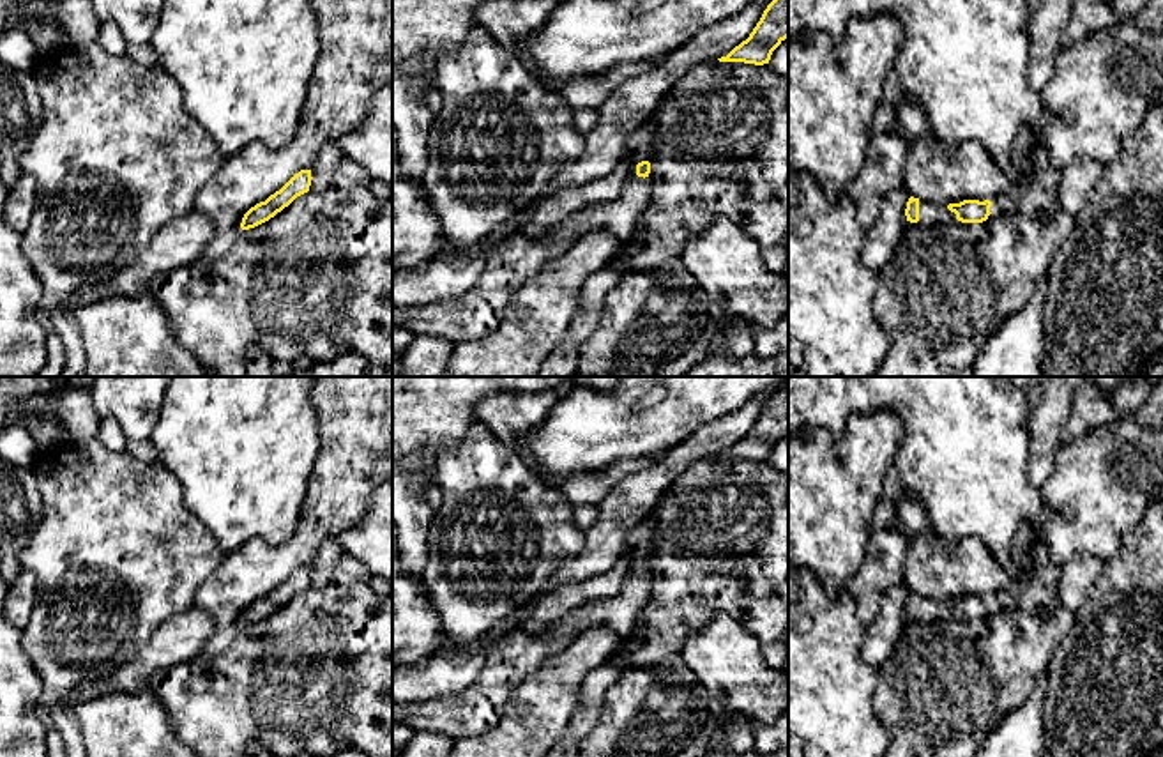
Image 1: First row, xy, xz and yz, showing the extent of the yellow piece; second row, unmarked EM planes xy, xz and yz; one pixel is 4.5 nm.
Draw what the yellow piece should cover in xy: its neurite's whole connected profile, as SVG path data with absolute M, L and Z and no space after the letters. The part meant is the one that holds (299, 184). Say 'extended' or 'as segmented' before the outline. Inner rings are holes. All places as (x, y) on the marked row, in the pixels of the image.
as segmented; M300 170L299 173L295 173L279 191L270 195L265 202L260 202L255 207L251 207L244 214L240 228L249 230L274 218L297 196L309 191L311 179L311 170Z

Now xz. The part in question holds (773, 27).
as segmented; M772 0L746 41L719 62L769 64L772 51L788 37L788 0Z

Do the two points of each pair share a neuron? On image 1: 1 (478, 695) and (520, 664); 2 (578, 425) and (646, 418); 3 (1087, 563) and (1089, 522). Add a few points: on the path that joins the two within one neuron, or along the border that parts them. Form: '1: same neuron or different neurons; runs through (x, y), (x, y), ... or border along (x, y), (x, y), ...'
1: same neuron; runs through (488, 687), (509, 665)
2: same neuron; runs through (594, 425), (630, 421)
3: different neurons; border along (1103, 559), (1093, 554), (1075, 554), (1061, 565)

